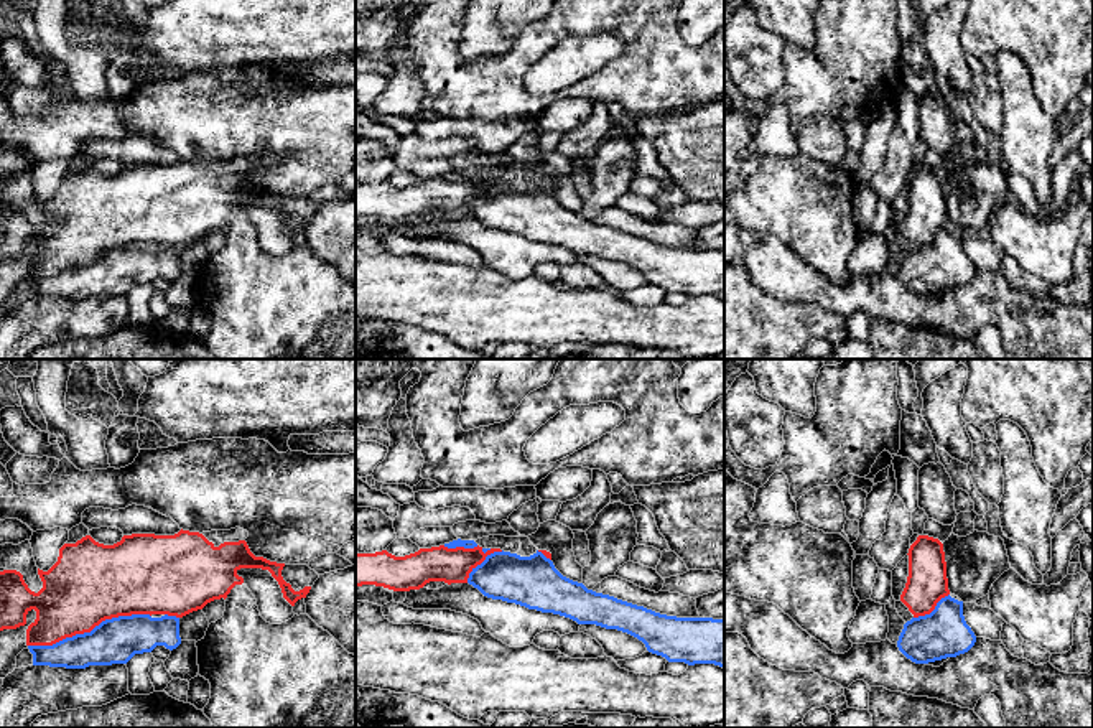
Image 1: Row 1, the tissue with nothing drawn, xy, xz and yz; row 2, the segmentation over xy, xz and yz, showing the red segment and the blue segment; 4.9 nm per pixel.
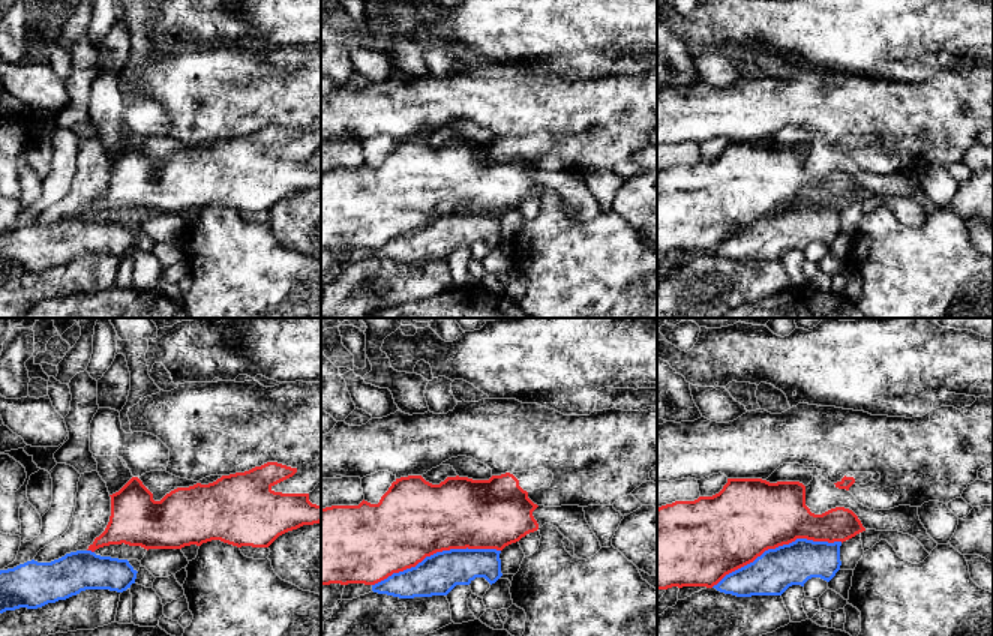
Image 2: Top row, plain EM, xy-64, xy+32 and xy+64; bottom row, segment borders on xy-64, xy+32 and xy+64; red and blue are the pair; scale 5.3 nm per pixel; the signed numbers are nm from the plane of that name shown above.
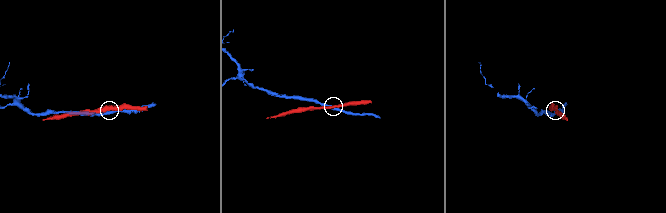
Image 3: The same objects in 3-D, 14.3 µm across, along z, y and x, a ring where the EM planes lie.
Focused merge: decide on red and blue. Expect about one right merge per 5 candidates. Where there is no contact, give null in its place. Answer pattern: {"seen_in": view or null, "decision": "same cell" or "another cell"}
{"seen_in": "xy", "decision": "another cell"}

